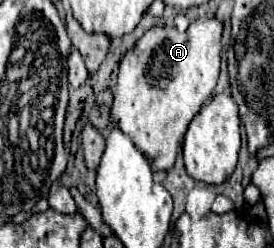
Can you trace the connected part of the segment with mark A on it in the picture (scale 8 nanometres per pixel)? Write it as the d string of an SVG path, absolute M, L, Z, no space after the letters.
M217 17L197 19L185 32L155 25L121 59L111 117L157 171L173 167L187 125L217 85L223 29Z

